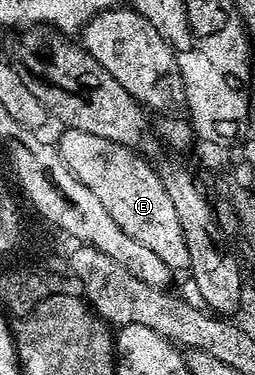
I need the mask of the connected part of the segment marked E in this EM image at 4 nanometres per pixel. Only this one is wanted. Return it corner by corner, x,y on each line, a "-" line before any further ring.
64,128
61,133
58,147
66,166
70,166
74,175
94,190
94,195
102,206
106,206
110,218
114,218
114,222
118,222
130,238
138,238
142,246
154,250
166,266
173,270
187,269
190,250
186,250
186,238
178,222
178,213
170,202
170,194
166,194
166,186
162,186
159,171
136,156
140,154
133,149
98,138
98,134
86,134
73,128

